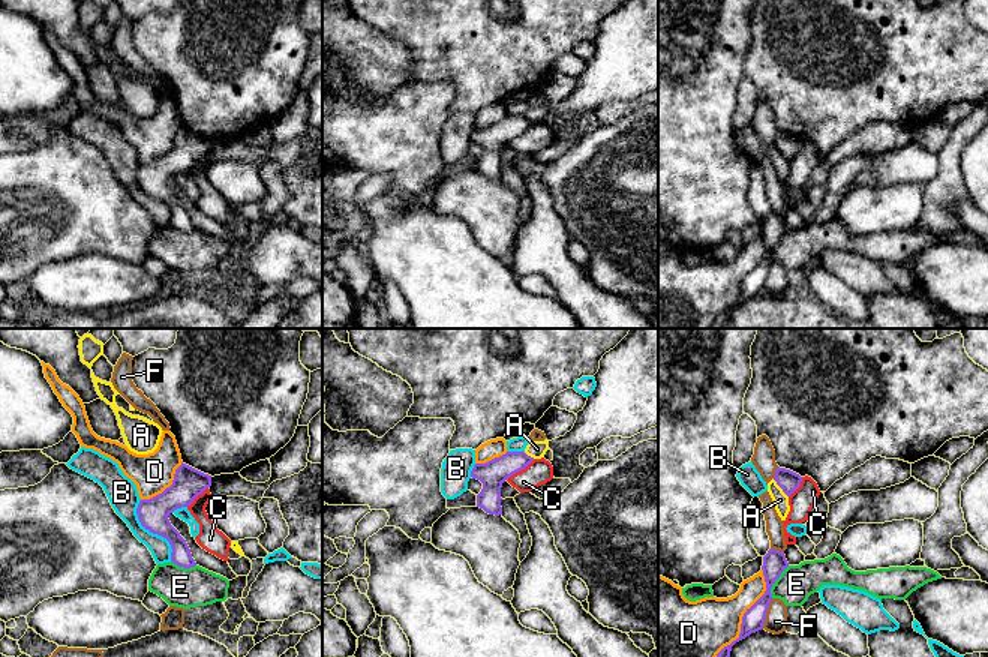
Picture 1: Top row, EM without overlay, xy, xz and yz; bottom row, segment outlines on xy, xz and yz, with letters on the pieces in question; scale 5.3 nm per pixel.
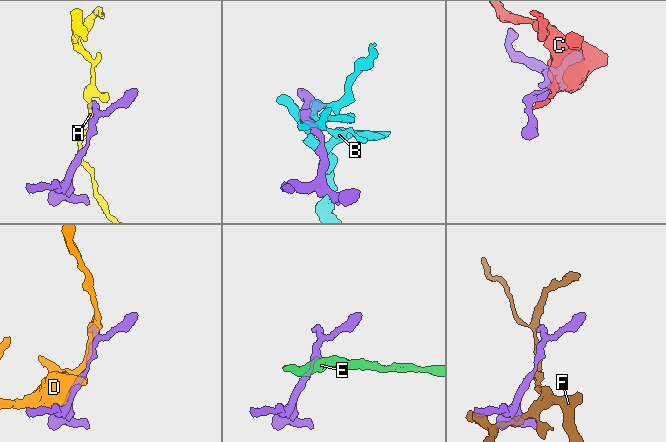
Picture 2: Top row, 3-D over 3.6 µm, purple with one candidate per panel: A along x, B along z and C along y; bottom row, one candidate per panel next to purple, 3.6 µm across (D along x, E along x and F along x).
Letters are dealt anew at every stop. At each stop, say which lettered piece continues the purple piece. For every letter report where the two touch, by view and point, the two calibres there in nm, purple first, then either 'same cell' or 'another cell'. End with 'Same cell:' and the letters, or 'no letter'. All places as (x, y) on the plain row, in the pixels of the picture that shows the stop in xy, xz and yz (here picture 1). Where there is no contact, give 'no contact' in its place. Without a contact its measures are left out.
A: yz (780, 150) | 110/80 nm | another cell
B: xy (152, 195) | 160/160 nm | another cell
C: xz (520, 134) | 150/140 nm | another cell
D: yz (742, 282) | 120/320 nm | another cell
E: yz (774, 246) | 130/190 nm | another cell
F: yz (765, 278) | 120/120 nm | another cell
Same cell: no letter

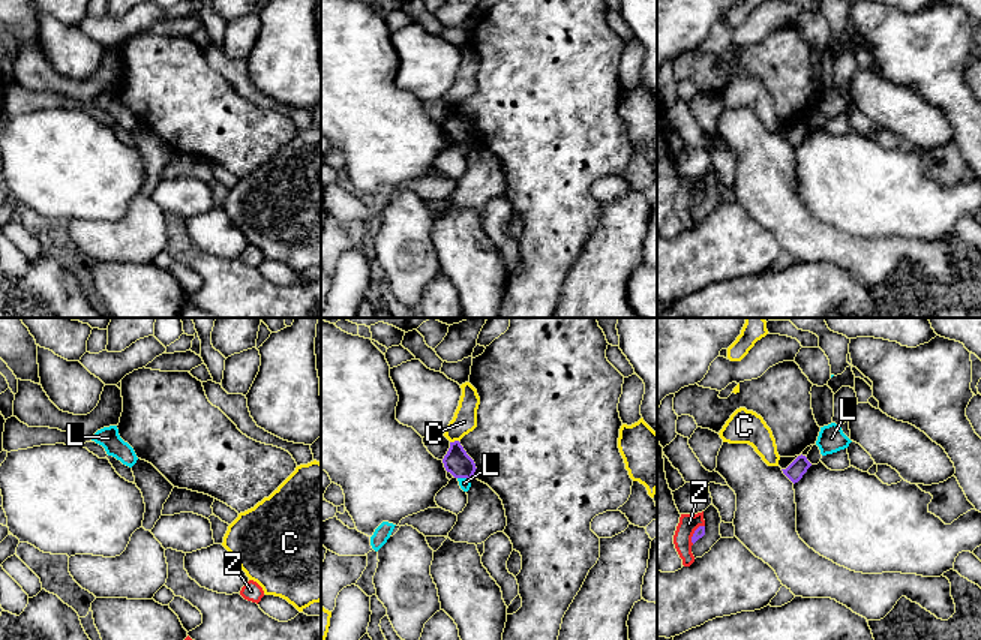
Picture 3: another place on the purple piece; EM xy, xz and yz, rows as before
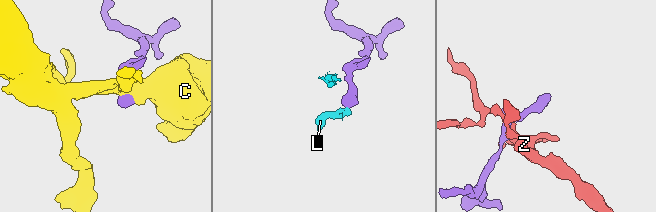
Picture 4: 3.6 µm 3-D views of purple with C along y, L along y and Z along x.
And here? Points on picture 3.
C: xz (455, 105) | 140/130 nm | another cell
L: xz (464, 141) | 140/60 nm | another cell
Z: yz (695, 197) | 60/100 nm | another cell
Same cell: no letter

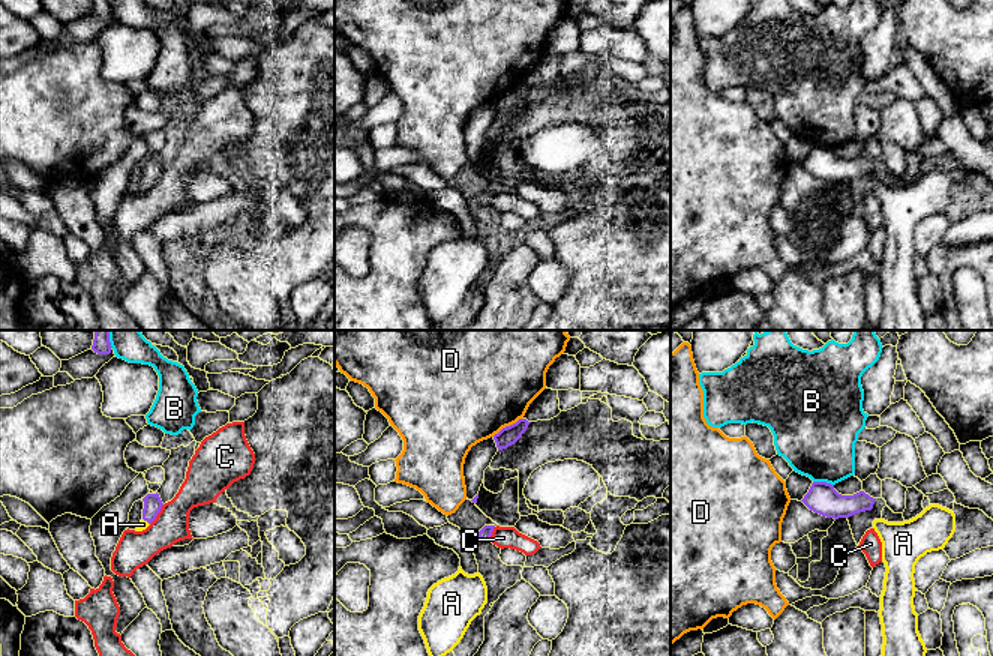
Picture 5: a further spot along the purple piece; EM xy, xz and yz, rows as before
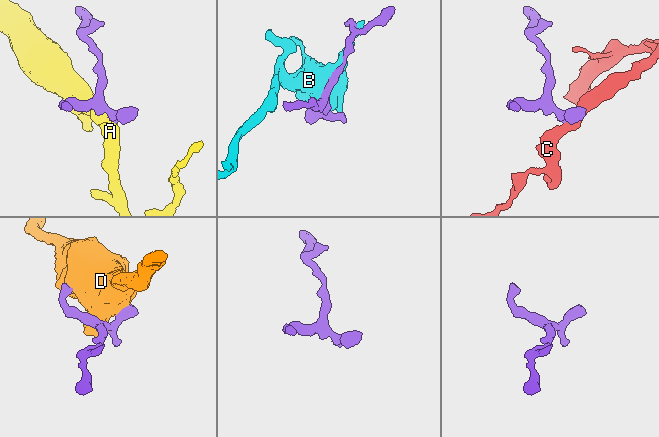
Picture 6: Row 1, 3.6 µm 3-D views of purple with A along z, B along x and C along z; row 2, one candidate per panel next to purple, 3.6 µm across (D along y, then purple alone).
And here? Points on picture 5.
A: xy (146, 183) | 100/50 nm | same cell
B: yz (824, 146) | 170/400 nm | another cell
C: xy (156, 179) | 100/190 nm | another cell
D: xz (507, 90) | 100/480 nm | another cell
Same cell: A

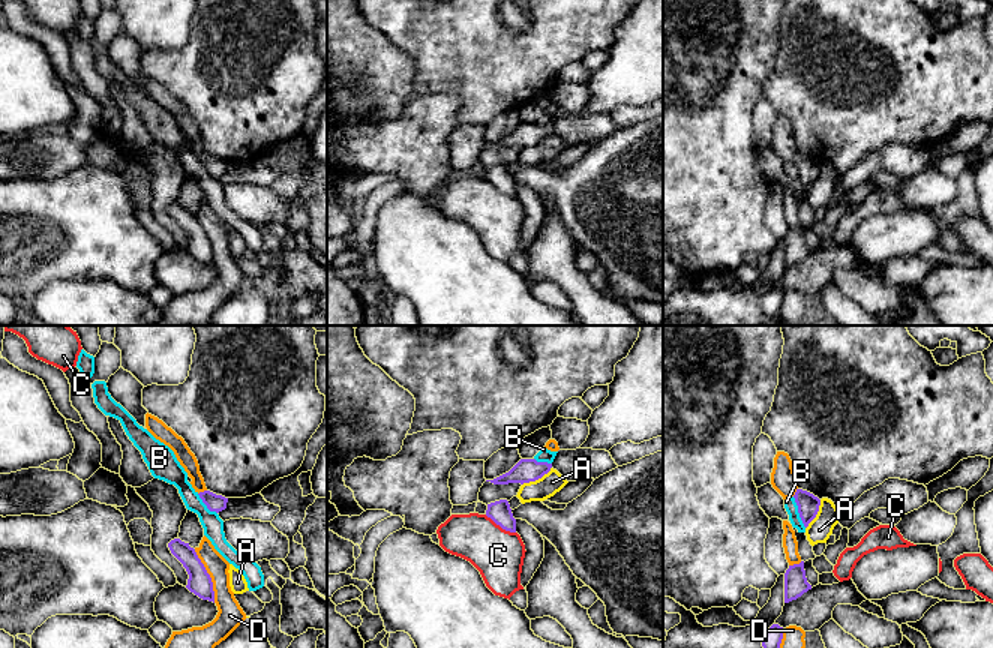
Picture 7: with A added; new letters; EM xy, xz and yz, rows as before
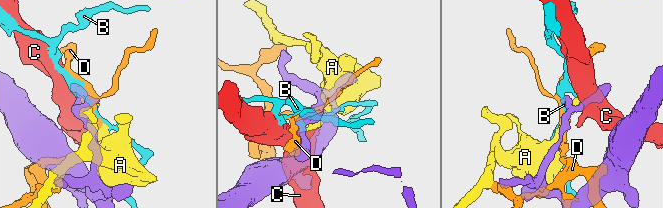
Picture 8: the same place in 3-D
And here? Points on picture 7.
A: xz (537, 143) | 130/120 nm | another cell
B: yz (798, 176) | 110/70 nm | another cell
C: xz (500, 189) | 120/280 nm | another cell
D: xy (209, 240) | 130/140 nm | another cell
Same cell: no letter

